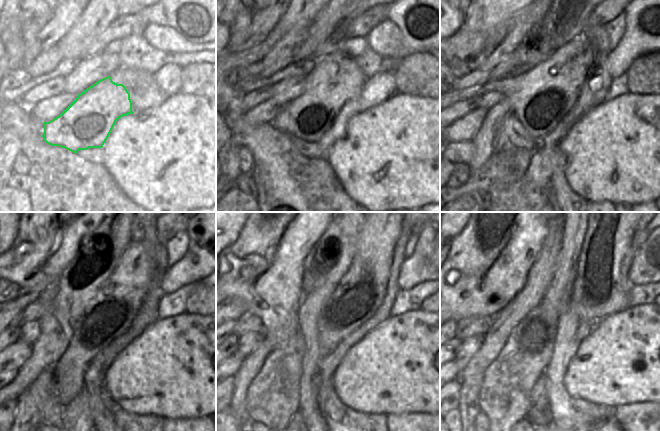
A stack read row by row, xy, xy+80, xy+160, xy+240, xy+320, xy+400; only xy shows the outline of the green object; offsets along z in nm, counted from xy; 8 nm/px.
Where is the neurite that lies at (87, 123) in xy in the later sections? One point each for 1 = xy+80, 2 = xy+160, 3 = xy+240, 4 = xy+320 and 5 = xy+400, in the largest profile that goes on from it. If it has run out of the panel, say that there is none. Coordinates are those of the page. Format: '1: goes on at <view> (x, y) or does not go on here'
1: goes on at xy+80 (336, 79)
2: goes on at xy+160 (540, 98)
3: goes on at xy+240 (111, 312)
4: goes on at xy+320 (360, 293)
5: goes on at xy+400 (599, 289)

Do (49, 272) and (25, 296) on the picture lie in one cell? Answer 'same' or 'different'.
different

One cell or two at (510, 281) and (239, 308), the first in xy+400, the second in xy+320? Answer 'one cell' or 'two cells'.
two cells

